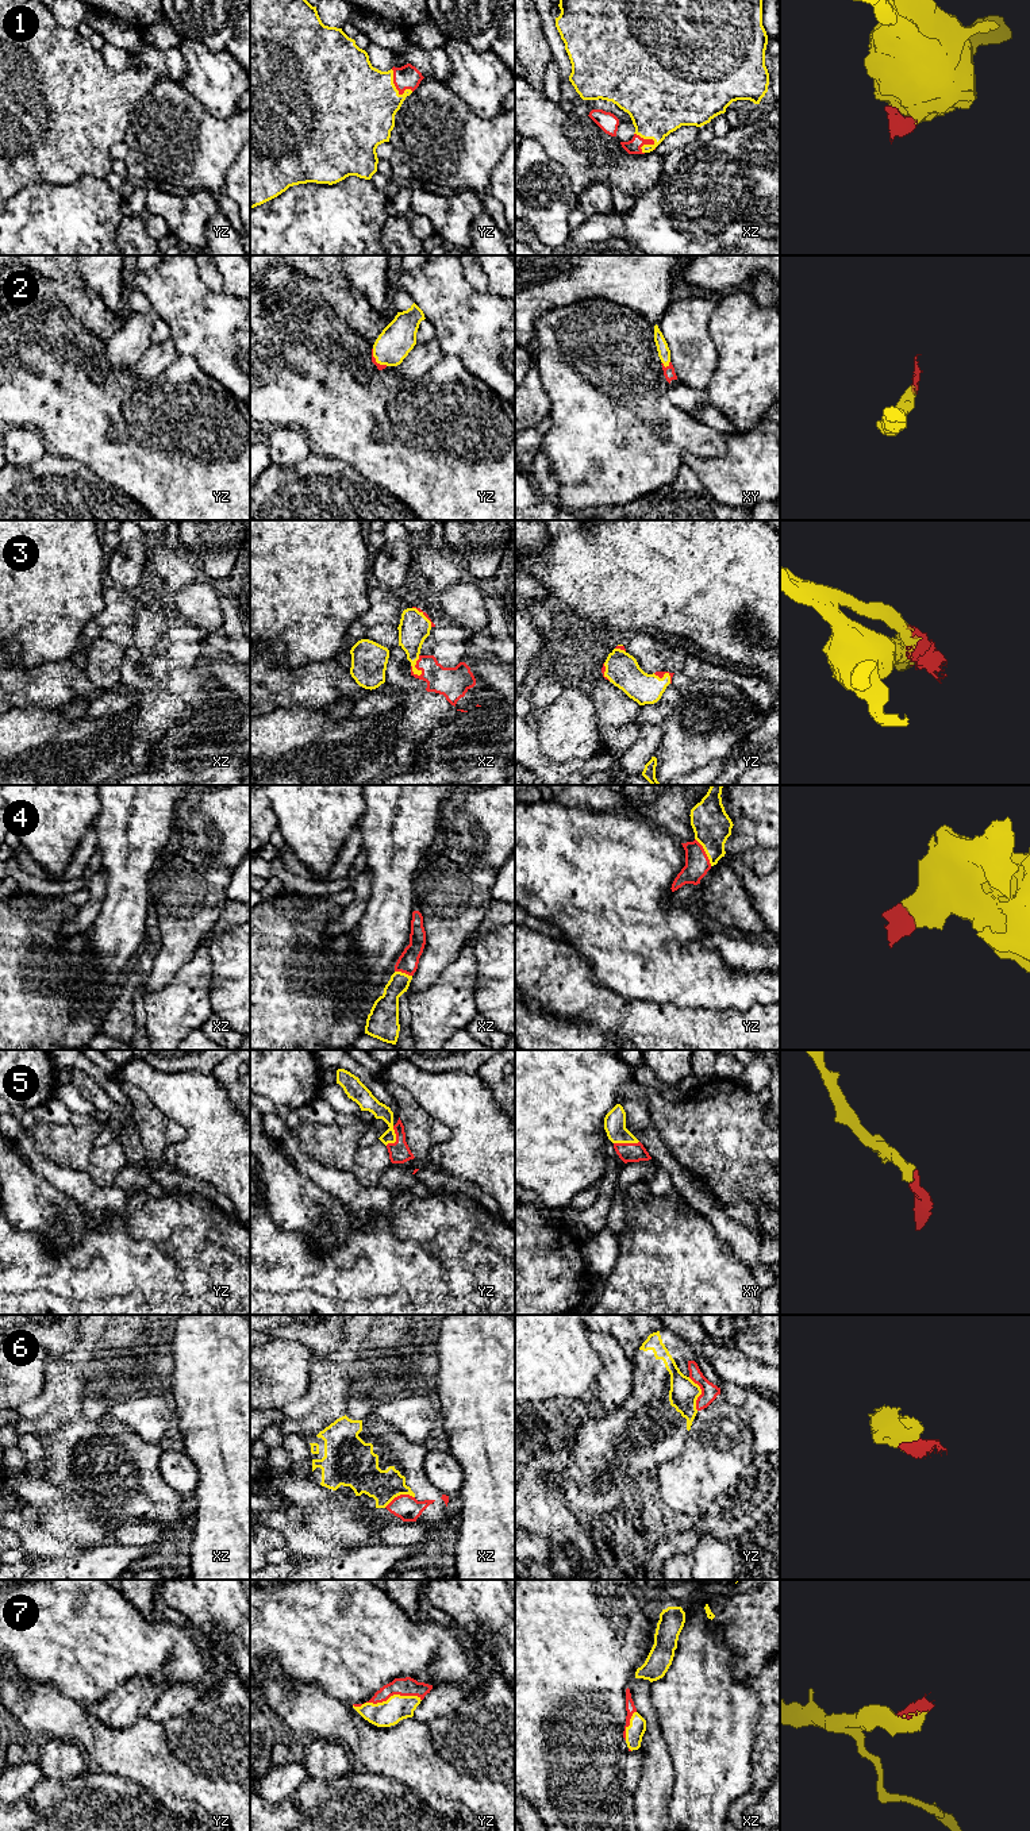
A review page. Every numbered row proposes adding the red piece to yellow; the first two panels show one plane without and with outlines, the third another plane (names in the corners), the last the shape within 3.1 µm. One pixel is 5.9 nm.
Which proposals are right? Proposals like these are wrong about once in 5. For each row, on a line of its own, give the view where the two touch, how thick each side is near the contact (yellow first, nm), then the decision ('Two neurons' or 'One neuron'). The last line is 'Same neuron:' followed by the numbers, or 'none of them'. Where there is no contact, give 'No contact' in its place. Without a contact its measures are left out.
1: Touches yellow in xz. Thickness 400 nm (yellow) against 90 nm. One neuron
2: Touches yellow in xy. Thickness 80 nm (yellow) against 70 nm. One neuron
3: Touches yellow in xz. Thickness 180 nm (yellow) against 180 nm. One neuron
4: Touches yellow in yz. Thickness 220 nm (yellow) against 140 nm. One neuron
5: Touches yellow in yz. Thickness 90 nm (yellow) against 130 nm. One neuron
6: Touches yellow in yz. Thickness 170 nm (yellow) against 100 nm. One neuron
7: Touches yellow in yz. Thickness 150 nm (yellow) against 110 nm. One neuron
Same neuron: 1, 2, 3, 4, 5, 6, 7

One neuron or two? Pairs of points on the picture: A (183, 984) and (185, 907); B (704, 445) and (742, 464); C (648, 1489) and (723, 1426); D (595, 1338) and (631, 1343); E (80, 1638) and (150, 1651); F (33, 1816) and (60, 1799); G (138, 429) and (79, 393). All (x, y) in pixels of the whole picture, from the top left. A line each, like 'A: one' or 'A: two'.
A: two
B: two
C: two
D: two
E: one
F: one
G: one

